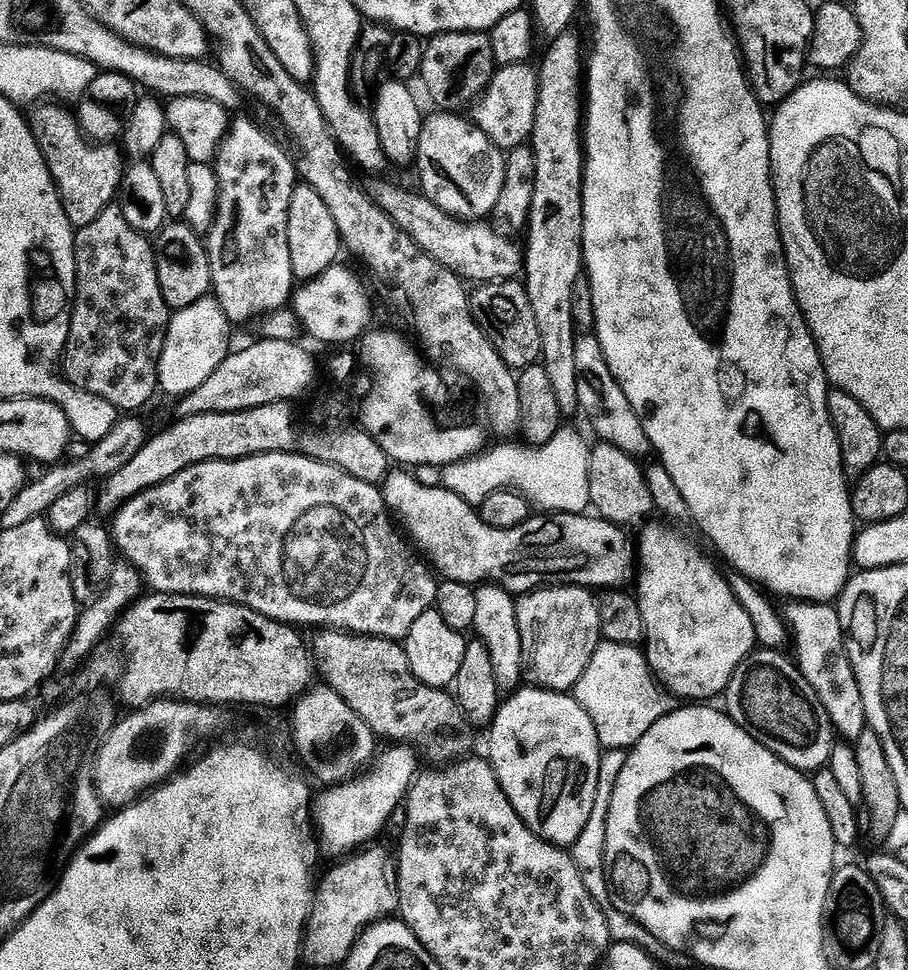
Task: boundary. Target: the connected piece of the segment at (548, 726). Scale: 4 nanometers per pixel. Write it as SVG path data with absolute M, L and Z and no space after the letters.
M520 686L509 696L487 729L486 759L531 832L557 846L571 846L594 808L602 759L598 730L575 695Z

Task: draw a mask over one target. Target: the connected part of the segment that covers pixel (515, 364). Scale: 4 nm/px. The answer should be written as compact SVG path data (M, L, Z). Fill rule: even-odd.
M519 279L493 280L479 285L477 292L471 293L474 322L490 338L494 350L513 370L521 370L532 364L540 364L542 338L538 334L538 322L534 318L534 306L530 306L528 292Z

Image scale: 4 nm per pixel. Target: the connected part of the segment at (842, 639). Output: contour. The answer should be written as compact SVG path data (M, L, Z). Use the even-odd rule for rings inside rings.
M792 602L783 610L783 619L792 627L792 640L796 643L794 663L814 690L816 701L835 735L848 742L855 742L858 734L866 727L868 719L858 690L856 675L848 660L848 649L844 627L839 611L831 603ZM833 608L833 609L832 609Z

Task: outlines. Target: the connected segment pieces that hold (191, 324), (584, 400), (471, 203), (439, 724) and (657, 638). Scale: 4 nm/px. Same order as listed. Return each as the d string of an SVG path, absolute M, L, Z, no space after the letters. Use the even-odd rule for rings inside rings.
M207 296L193 306L177 309L168 324L166 342L159 359L158 386L173 398L181 398L198 389L231 353L228 342L231 321L221 305Z
M584 334L577 339L574 366L577 373L579 411L588 416L598 436L596 438L605 444L616 446L630 456L644 458L644 455L649 455L652 452L650 438L646 438L646 430L642 430L638 414L634 414L626 394L622 394L622 386L618 386L595 335Z
M448 110L441 116L429 115L422 126L422 134L416 143L414 165L420 171L420 184L423 195L428 197L434 206L440 207L446 214L457 220L480 222L491 217L494 206L498 206L498 194L502 194L502 182L506 182L505 153L490 140L471 119L463 120L460 116L451 116Z
M339 630L317 631L314 640L314 663L323 683L333 688L370 726L381 741L390 740L396 746L417 746L423 740L432 740L443 732L457 732L456 744L432 744L428 756L436 766L465 759L472 748L472 732L464 711L456 705L451 691L431 688L421 682L410 670L403 643L381 636L358 636Z
M649 523L644 533L640 536L640 544L638 540L638 579L635 581L636 589L634 595L638 606L642 610L642 622L644 623L644 643L648 657L648 664L656 674L656 679L660 681L663 687L667 688L673 696L684 702L708 702L711 696L719 697L728 688L730 678L734 674L734 670L738 670L738 666L748 655L757 647L758 641L756 631L754 630L754 622L750 622L750 614L746 614L746 610L742 606L742 602L738 602L738 598L734 598L734 594L730 590L727 579L724 574L720 574L712 565L708 564L702 557L698 556L674 531L671 527L663 528L660 524Z

